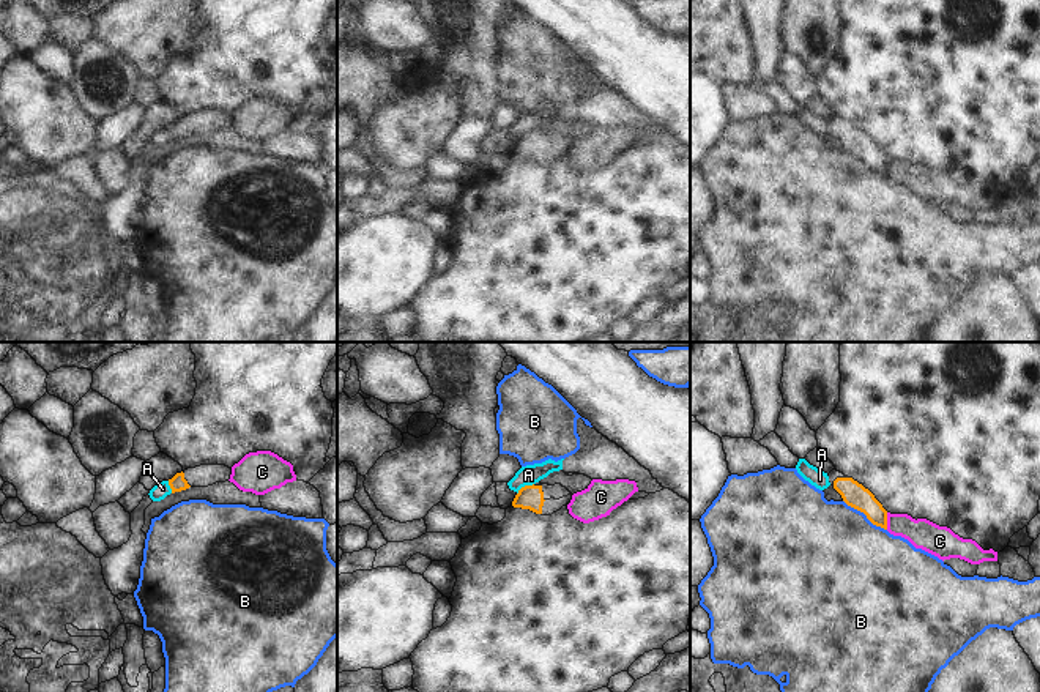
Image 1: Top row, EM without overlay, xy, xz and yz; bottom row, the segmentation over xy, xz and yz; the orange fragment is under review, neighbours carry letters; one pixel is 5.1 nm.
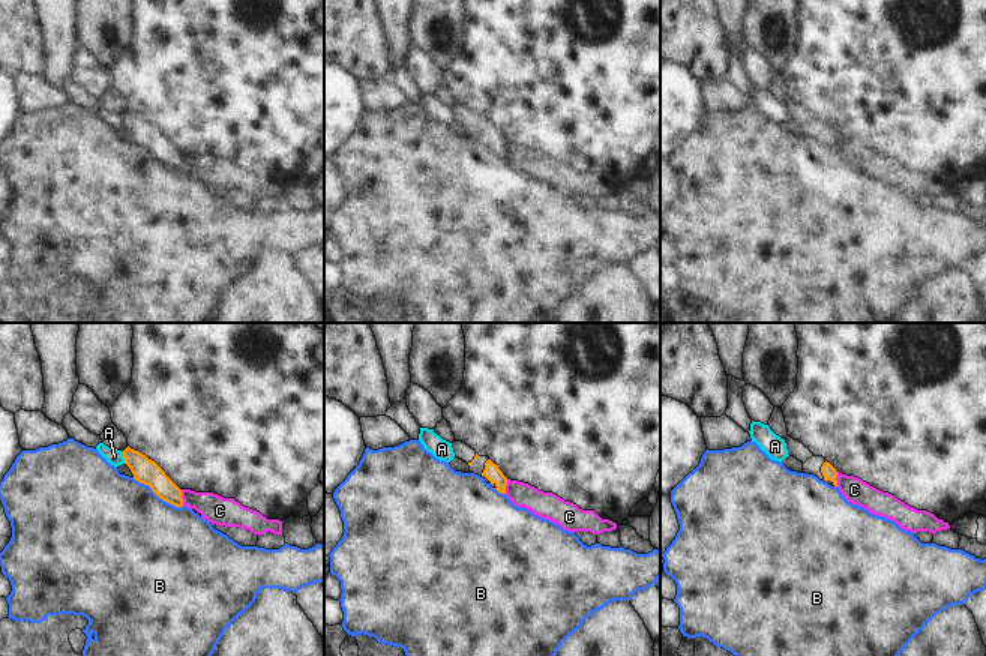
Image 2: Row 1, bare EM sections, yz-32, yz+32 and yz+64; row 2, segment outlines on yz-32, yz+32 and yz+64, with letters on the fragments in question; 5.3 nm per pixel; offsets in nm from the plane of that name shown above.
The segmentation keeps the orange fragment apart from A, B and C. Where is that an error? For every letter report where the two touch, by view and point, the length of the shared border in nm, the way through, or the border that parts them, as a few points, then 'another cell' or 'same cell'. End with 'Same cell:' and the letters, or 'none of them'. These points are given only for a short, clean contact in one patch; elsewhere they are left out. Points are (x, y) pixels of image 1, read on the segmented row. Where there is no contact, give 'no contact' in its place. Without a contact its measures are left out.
A: meets orange in xz at (523, 487); contact 110 nm long; border along xz (533, 483), (522, 487), (517, 494); another cell
B: meets orange in yz at (865, 514); contact 280 nm long; another cell
C: meets orange in yz at (886, 520); contact 90 nm long; border along yz (886, 513), (887, 528); another cell
Same cell: none of them

